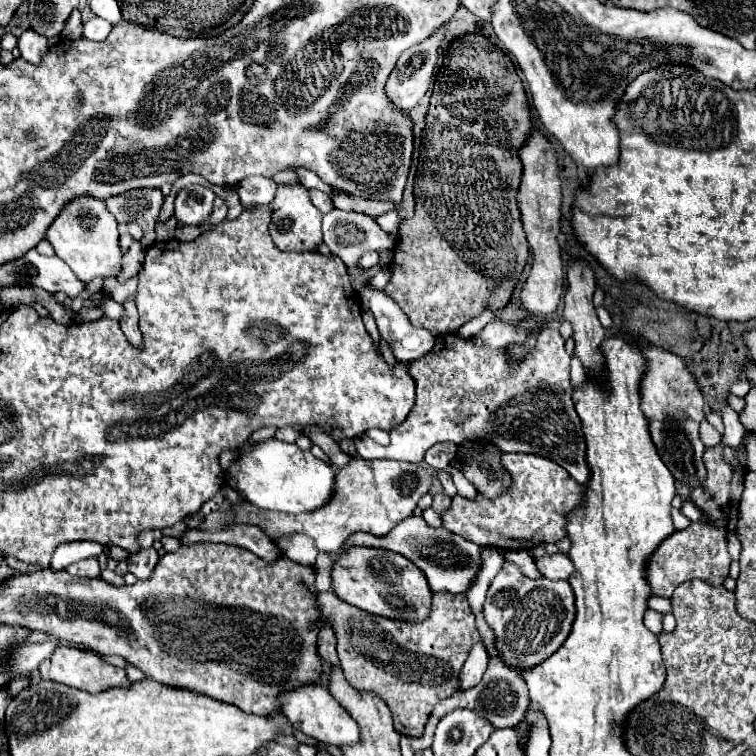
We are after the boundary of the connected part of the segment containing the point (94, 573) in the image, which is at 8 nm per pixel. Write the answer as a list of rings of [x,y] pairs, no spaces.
[[[84,559],[84,561],[78,561],[70,567],[66,567],[66,571],[70,575],[76,575],[76,577],[100,577],[100,567],[98,567],[98,559]]]

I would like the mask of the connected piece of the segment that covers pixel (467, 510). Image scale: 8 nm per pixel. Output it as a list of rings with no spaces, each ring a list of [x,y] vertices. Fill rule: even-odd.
[[[502,453],[500,455],[502,469],[510,475],[512,483],[506,493],[502,493],[496,499],[488,499],[482,493],[476,493],[474,499],[454,495],[450,509],[442,513],[442,527],[448,531],[456,531],[458,535],[464,535],[464,539],[470,539],[478,545],[492,545],[502,551],[510,549],[530,549],[534,543],[558,543],[562,537],[566,537],[566,517],[570,511],[578,509],[582,505],[584,487],[576,483],[564,467],[558,463],[530,453]]]

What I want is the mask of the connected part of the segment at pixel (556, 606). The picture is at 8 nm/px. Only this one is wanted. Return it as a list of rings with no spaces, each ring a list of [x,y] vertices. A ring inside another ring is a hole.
[[[504,561],[488,587],[484,617],[496,633],[504,663],[510,667],[532,667],[550,657],[570,635],[576,617],[574,593],[568,581],[532,581],[514,563]]]

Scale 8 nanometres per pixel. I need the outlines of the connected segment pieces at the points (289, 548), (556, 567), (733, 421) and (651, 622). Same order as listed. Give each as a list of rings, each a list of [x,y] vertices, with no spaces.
[[[292,535],[288,539],[276,541],[276,547],[284,551],[284,555],[302,565],[314,565],[316,561],[316,547],[308,535]]]
[[[566,553],[550,555],[546,559],[534,559],[548,579],[568,579],[574,573],[574,563],[568,559]]]
[[[724,403],[724,407],[722,407],[722,421],[724,421],[724,427],[726,427],[724,437],[722,437],[722,443],[726,447],[730,447],[730,449],[738,449],[740,447],[740,441],[744,437],[744,427],[738,421],[736,411],[728,403]]]
[[[646,611],[644,613],[644,625],[658,635],[663,631],[662,627],[662,613],[656,613],[656,611]]]

